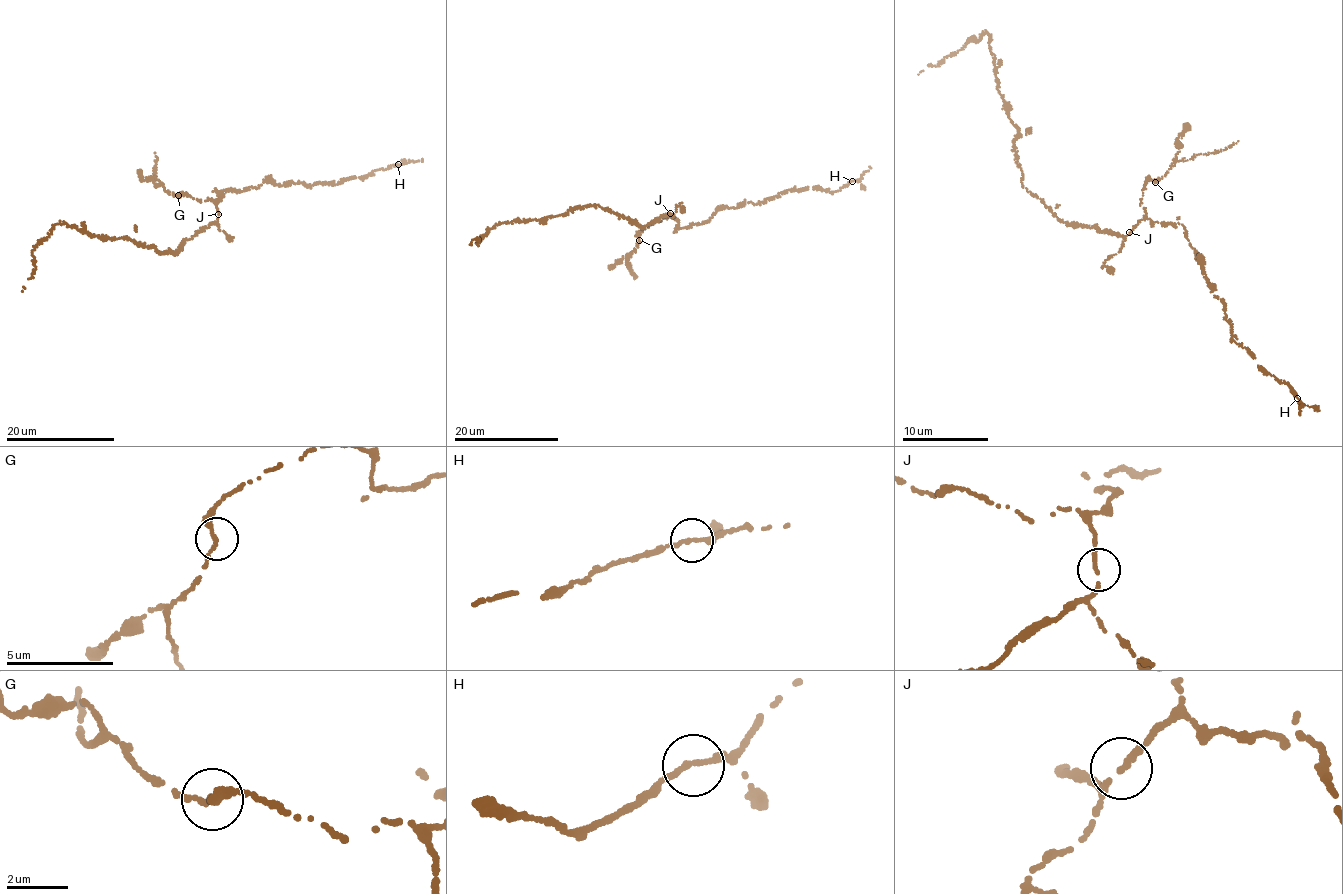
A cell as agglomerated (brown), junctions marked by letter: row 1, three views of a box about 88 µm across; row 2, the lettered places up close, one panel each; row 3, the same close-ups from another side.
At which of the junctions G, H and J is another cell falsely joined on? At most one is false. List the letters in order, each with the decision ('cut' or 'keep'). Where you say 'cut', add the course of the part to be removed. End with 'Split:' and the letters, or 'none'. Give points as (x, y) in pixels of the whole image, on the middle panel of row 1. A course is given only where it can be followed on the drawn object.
G: keep
H: keep
J: keep
Split: none

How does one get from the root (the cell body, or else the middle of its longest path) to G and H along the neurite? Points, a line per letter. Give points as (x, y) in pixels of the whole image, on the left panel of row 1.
G: (211, 223), (218, 215), (215, 202), (178, 195)
H: (211, 223), (217, 220), (216, 203), (221, 189), (239, 191), (270, 180), (281, 185), (335, 183), (398, 164)

